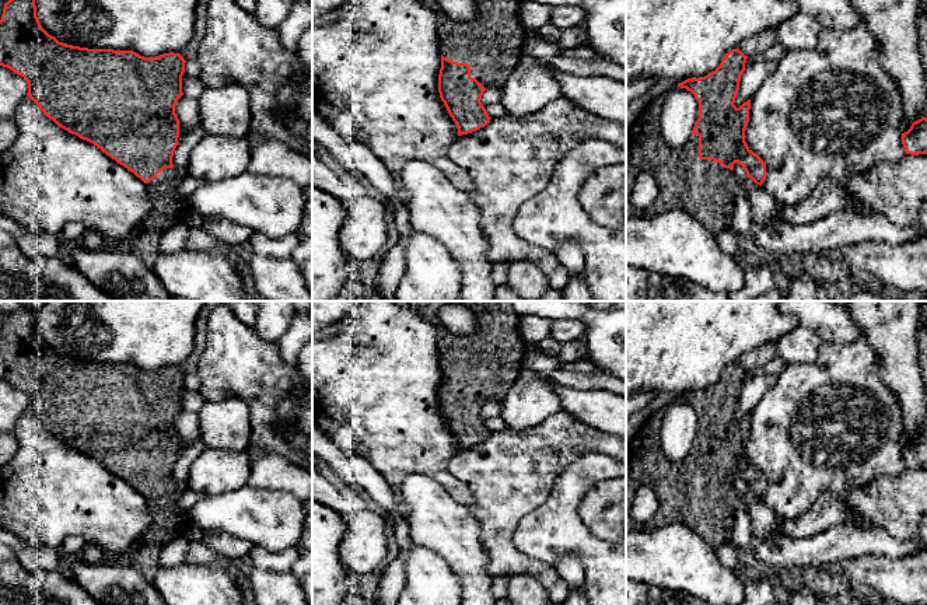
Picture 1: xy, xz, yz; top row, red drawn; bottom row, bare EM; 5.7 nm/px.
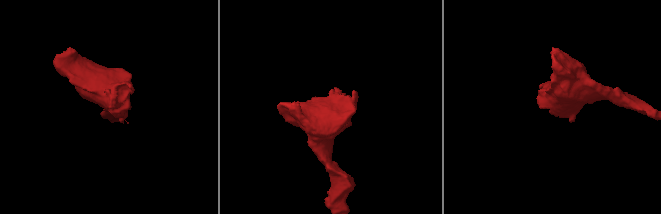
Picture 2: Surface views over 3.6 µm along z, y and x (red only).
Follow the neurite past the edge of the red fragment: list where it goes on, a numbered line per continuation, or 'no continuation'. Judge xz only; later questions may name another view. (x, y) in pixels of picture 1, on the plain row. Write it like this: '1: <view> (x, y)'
1: xz (490, 356)

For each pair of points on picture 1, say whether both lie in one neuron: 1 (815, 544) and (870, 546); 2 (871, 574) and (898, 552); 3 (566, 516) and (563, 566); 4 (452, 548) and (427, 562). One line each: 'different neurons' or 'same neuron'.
1: same neuron
2: different neurons
3: different neurons
4: different neurons

